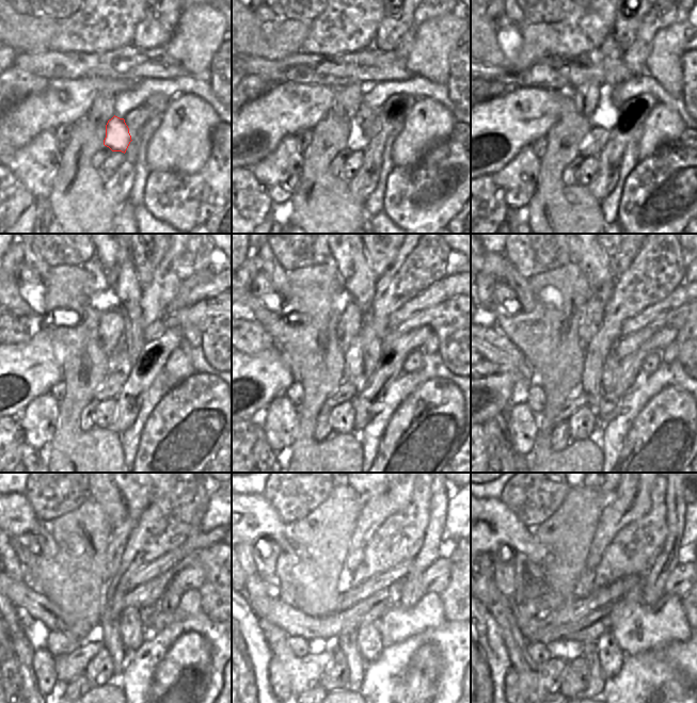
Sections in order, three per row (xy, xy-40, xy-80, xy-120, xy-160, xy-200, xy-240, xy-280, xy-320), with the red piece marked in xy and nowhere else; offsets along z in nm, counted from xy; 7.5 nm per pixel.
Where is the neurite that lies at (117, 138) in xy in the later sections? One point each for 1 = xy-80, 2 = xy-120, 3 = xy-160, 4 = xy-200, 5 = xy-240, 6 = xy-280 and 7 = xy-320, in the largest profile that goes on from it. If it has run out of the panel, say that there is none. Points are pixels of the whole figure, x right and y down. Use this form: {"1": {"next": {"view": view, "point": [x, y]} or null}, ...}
{"1": {"next": {"view": "xy-80", "point": [597, 138]}}, "2": {"next": {"view": "xy-120", "point": [113, 383]}}, "3": {"next": {"view": "xy-160", "point": [347, 390]}}, "4": {"next": {"view": "xy-200", "point": [577, 399]}}, "5": {"next": {"view": "xy-240", "point": [68, 667]}}, "6": {"next": {"view": "xy-280", "point": [305, 672]}}, "7": {"next": {"view": "xy-320", "point": [537, 681]}}}

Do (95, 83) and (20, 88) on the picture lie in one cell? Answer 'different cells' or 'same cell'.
different cells

